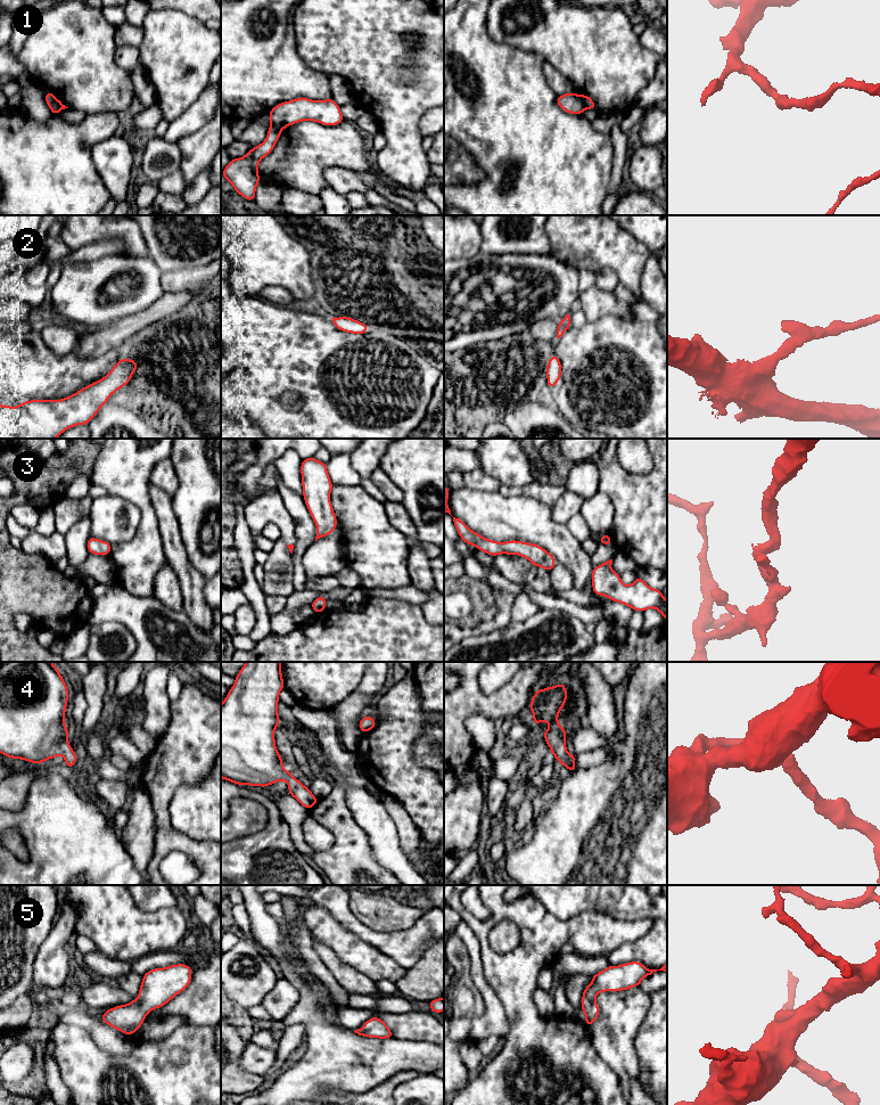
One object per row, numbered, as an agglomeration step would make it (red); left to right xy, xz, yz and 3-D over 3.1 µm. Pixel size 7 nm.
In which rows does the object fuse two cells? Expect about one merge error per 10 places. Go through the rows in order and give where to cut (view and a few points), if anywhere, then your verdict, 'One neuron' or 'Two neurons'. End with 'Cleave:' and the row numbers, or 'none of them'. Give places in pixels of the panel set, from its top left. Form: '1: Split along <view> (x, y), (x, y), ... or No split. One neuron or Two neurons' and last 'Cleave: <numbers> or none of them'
1: Split along yz (577, 95), (584, 108). Two neurons
2: No split. One neuron
3: No split. One neuron
4: No split. One neuron
5: No split. One neuron
Cleave: 1

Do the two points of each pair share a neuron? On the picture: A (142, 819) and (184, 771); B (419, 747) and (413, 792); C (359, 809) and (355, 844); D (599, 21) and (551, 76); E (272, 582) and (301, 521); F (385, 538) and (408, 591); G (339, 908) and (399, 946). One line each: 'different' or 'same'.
A: different
B: different
C: different
D: different
E: different
F: different
G: same

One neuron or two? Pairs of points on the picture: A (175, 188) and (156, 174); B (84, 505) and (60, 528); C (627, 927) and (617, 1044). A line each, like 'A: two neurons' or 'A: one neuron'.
A: two neurons
B: one neuron
C: two neurons

